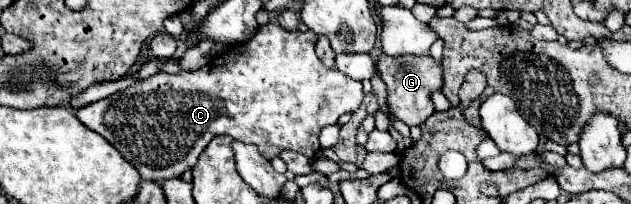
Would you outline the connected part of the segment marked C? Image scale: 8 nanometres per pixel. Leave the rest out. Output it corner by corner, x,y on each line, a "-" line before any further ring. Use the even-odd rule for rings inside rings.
268,23
260,27
248,43
236,45
236,49
230,47
224,55
212,59
198,71
180,71
176,75
156,73
136,87
78,109
76,117
112,143
120,155
138,169
142,181
152,183
176,179
186,169
192,169
216,135
230,135
244,143
254,143
266,159
276,157
282,149
292,149
314,159
320,151
320,131
326,125
336,125
340,115
354,113
364,95
360,81
348,79
342,71
324,67
314,53
314,43
316,33
312,31
290,33
280,25

